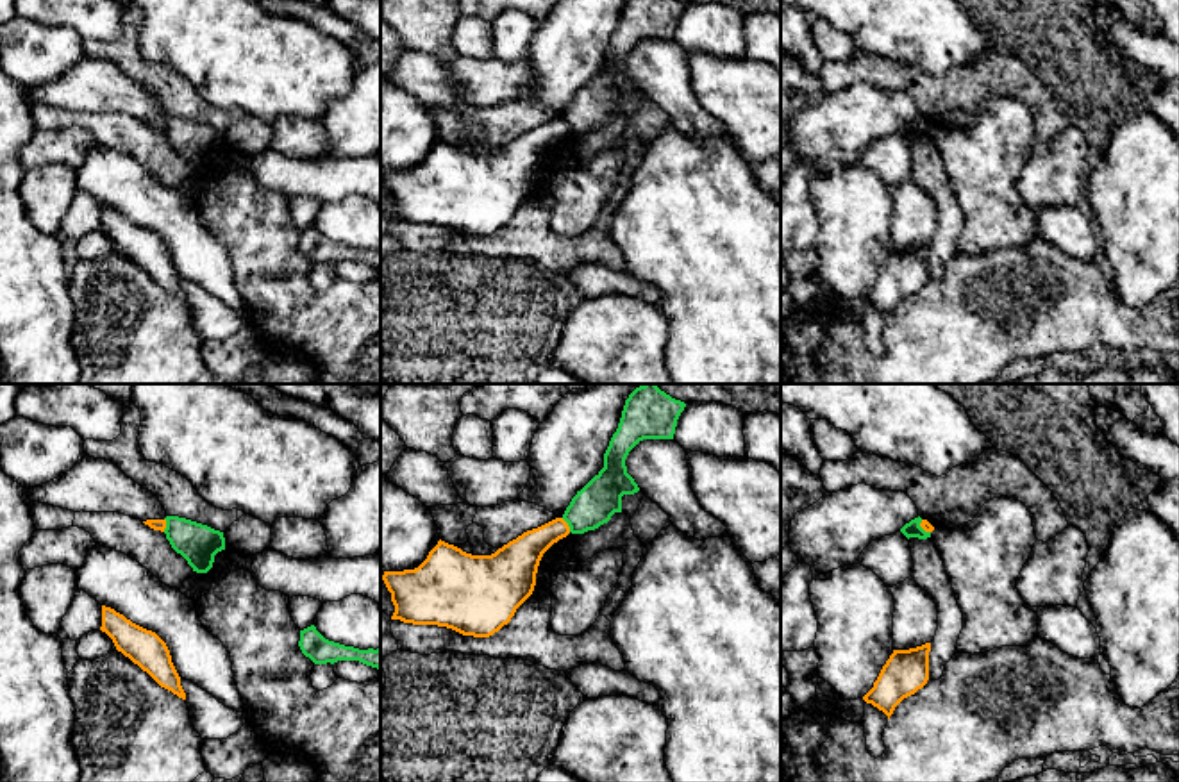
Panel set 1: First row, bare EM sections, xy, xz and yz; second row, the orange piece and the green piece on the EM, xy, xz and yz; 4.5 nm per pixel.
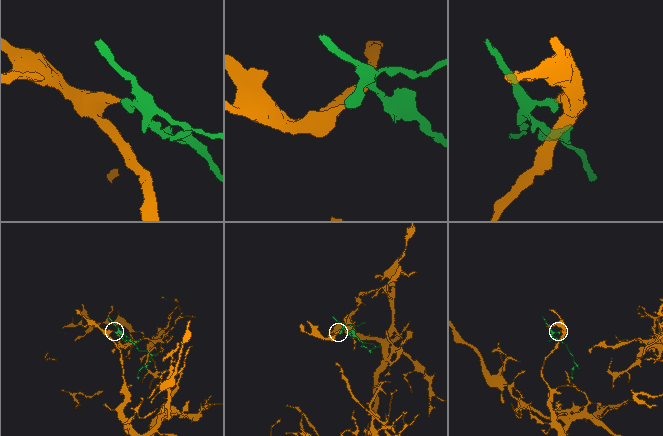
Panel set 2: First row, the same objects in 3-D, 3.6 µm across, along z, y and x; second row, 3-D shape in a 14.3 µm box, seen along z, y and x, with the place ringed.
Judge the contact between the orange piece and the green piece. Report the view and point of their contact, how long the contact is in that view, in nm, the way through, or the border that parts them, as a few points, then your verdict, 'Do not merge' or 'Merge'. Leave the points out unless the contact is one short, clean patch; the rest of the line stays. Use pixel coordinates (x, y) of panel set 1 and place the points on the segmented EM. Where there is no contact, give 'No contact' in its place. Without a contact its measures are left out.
Touches orange at xz (567, 525). Shared border 80 nm. Boundary: xz (561, 518), (570, 531). Do not merge

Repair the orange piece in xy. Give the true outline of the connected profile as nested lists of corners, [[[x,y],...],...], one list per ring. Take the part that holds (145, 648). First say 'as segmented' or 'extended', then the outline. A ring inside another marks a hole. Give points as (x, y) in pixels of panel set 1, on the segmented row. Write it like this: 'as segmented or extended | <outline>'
as segmented | [[[102,605],[100,630],[113,639],[118,652],[146,671],[161,687],[186,700],[170,650],[155,632],[132,623],[105,605]]]

